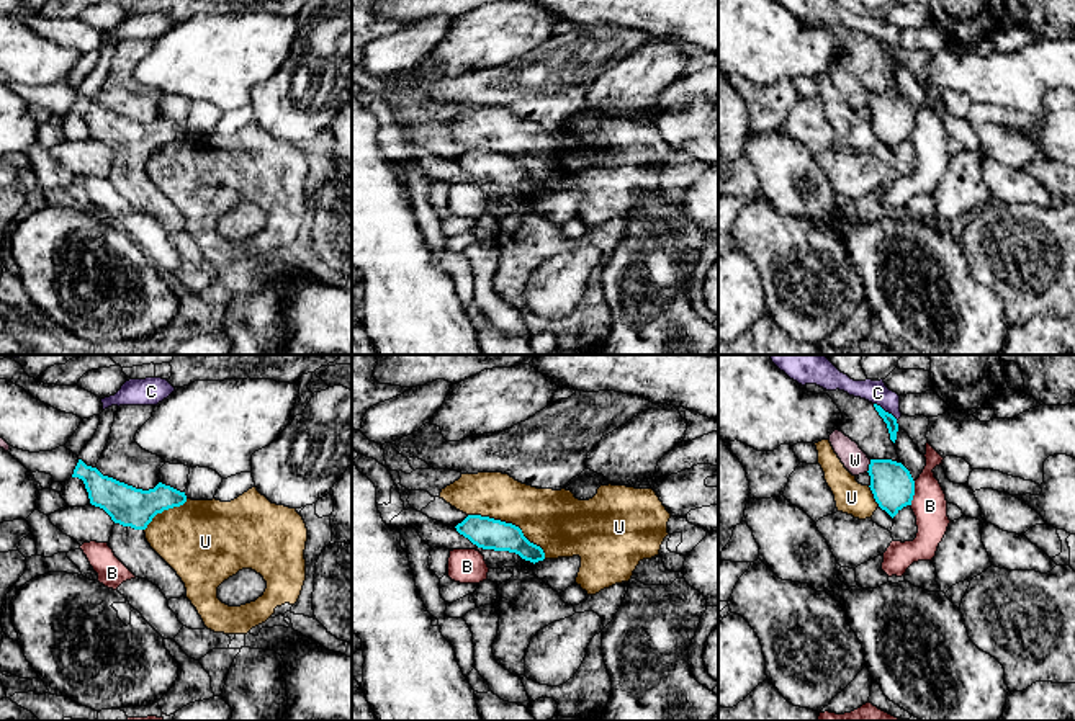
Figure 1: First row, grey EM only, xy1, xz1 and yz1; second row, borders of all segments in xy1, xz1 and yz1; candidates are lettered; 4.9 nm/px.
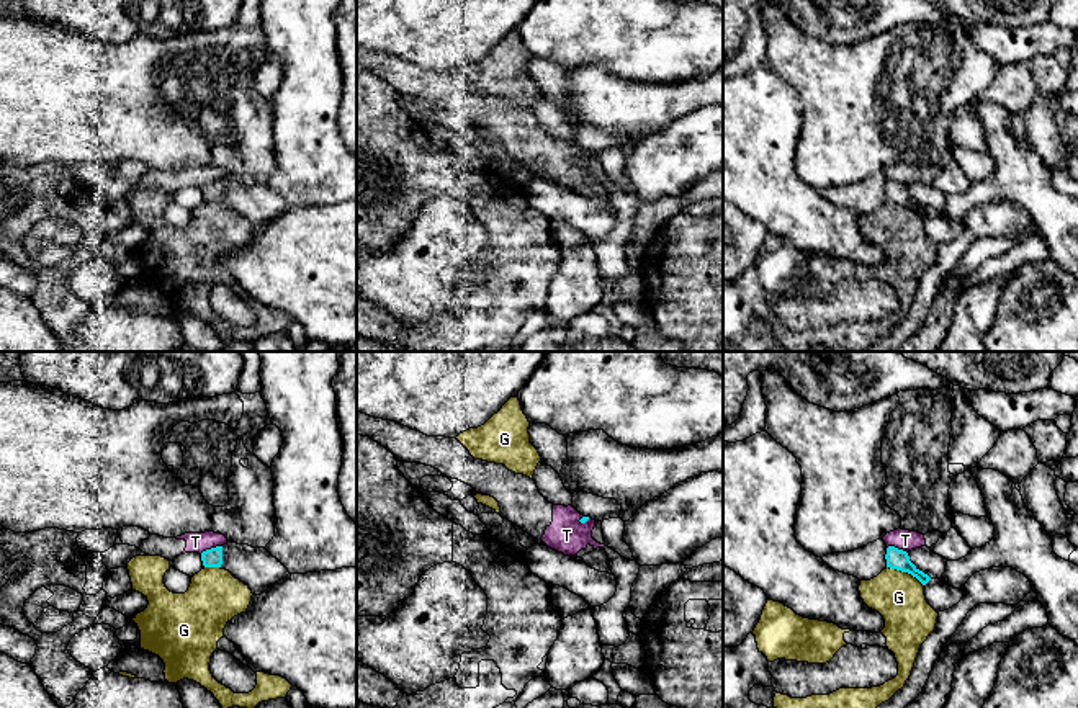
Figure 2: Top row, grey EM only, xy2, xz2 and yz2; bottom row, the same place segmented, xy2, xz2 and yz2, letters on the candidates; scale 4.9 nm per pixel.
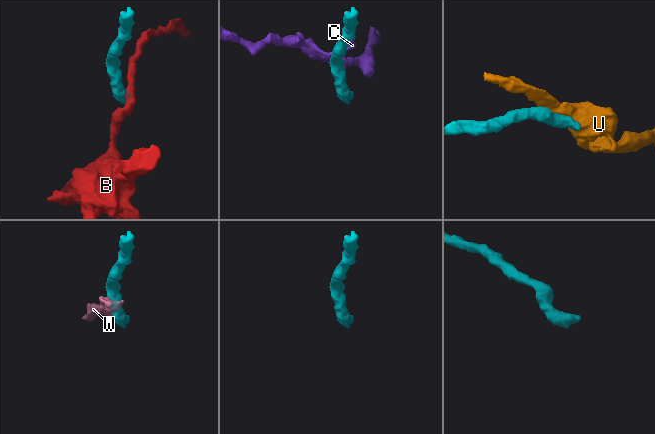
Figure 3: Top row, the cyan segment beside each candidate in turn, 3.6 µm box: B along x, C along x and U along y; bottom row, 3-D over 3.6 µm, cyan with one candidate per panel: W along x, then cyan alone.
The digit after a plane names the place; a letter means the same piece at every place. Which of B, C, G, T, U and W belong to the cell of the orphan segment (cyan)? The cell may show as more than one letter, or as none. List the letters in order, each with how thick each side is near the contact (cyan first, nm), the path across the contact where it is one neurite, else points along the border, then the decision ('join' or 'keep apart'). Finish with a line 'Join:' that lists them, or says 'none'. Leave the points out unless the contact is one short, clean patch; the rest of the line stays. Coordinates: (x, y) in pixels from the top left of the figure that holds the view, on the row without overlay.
B: 200 nm thick on the cyan side, 170 nm on the other; border along yz1 (915, 115), (915, 128), (910, 139); keep apart
C: 60 nm thick on the cyan side, 110 nm on the other; keep apart
G: 100 nm thick on the cyan side, 240 nm on the other; border along yz2 (887, 200), (910, 206), (923, 219); keep apart
T: 100 nm thick on the cyan side, 100 nm on the other; border along xy2 (221, 179), (200, 187); keep apart
U: 160 nm thick on the cyan side, 300 nm on the other; keep apart
W: 200 nm thick on the cyan side, 120 nm on the other; keep apart
Join: none

